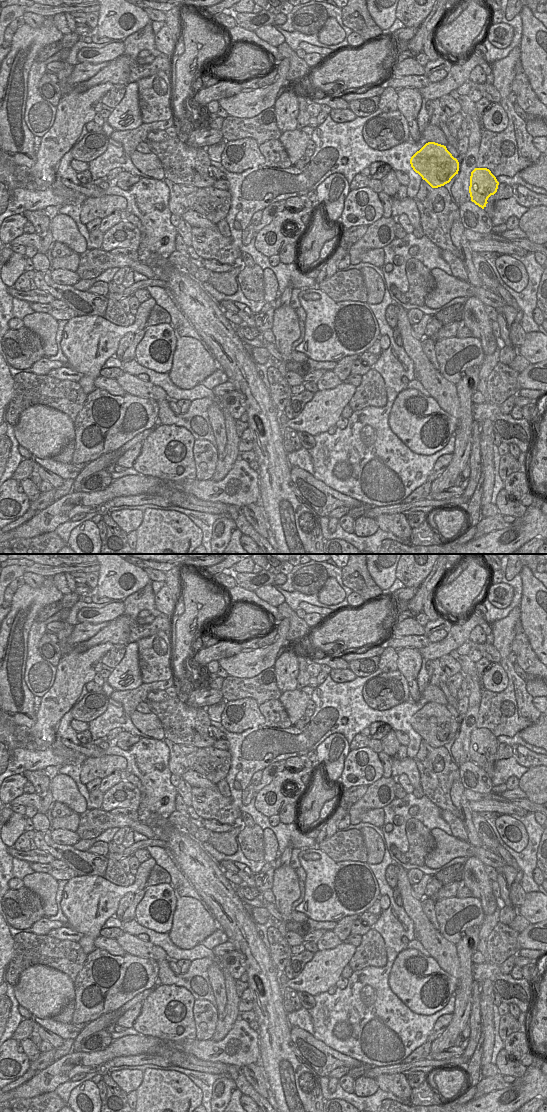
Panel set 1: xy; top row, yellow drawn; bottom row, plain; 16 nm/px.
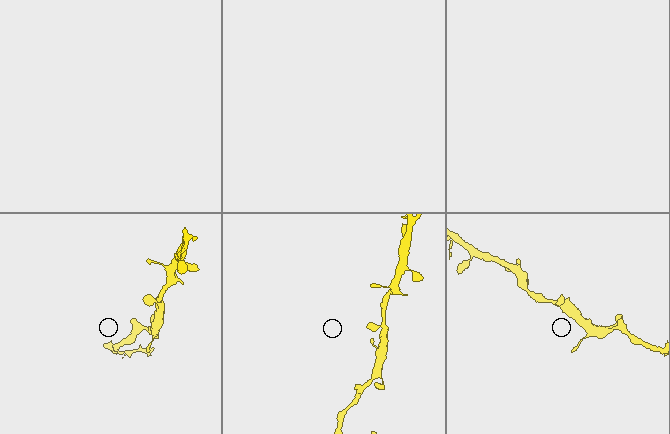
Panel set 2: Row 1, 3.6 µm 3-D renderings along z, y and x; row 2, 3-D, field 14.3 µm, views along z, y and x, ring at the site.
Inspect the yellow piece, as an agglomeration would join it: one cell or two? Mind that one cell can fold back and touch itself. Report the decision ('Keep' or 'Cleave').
Keep

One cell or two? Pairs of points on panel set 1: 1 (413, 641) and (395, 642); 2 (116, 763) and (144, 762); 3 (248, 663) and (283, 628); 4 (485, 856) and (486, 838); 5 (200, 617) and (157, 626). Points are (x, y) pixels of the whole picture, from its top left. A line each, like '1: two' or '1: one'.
1: one
2: two
3: one
4: two
5: two

